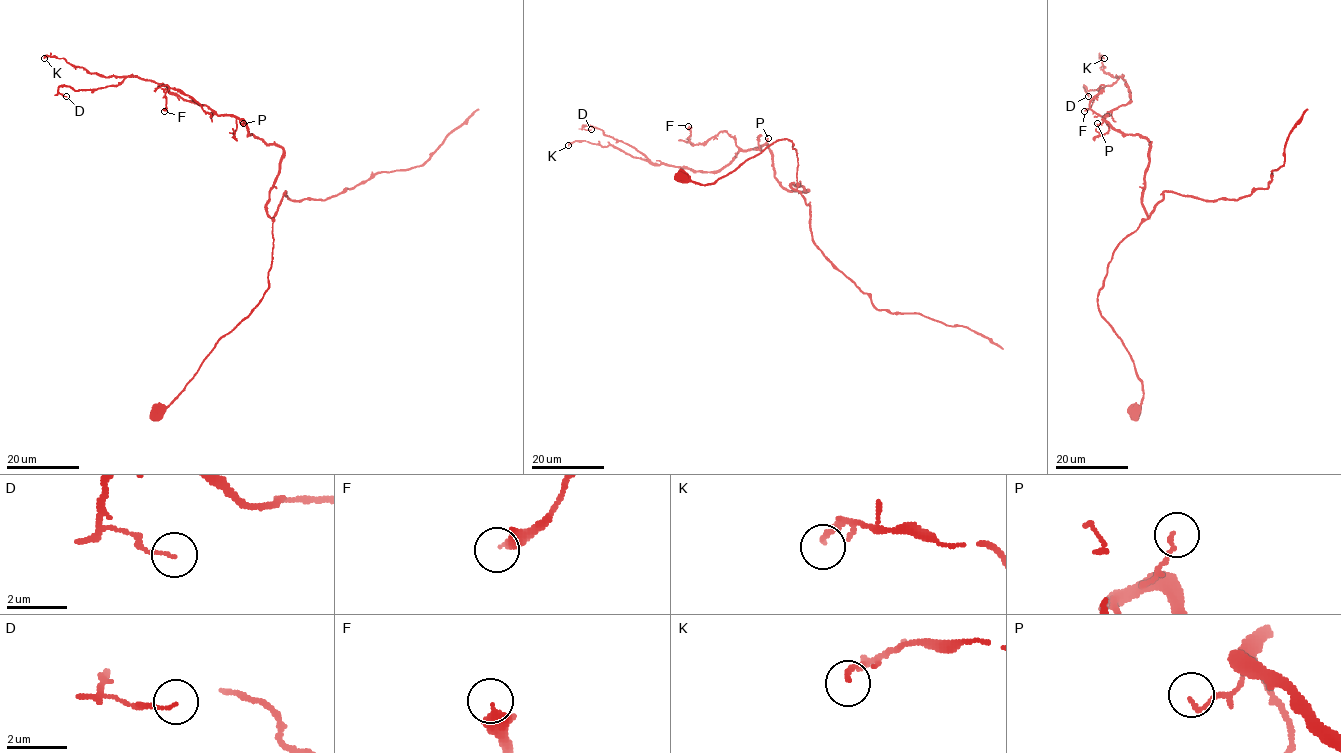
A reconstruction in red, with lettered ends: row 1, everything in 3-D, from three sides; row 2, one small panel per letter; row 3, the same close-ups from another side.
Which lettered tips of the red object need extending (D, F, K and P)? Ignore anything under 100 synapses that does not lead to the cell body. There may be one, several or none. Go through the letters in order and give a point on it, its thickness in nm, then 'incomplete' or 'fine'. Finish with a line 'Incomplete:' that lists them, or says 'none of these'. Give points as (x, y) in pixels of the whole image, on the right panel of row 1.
D: place (1088, 96); calibre 90 nm; fine
F: place (1084, 111); calibre 440 nm; fine
K: place (1104, 58); calibre 140 nm; fine
P: place (1097, 123); calibre 110 nm; fine
Incomplete: none of these

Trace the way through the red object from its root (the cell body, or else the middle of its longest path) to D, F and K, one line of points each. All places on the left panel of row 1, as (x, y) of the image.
D: (158, 412), (268, 288), (266, 204), (283, 150), (136, 76), (61, 85), (66, 96)
F: (158, 412), (268, 288), (266, 204), (283, 152), (178, 90), (165, 94), (164, 111)
K: (158, 412), (268, 288), (266, 204), (283, 150), (163, 84), (44, 58)

